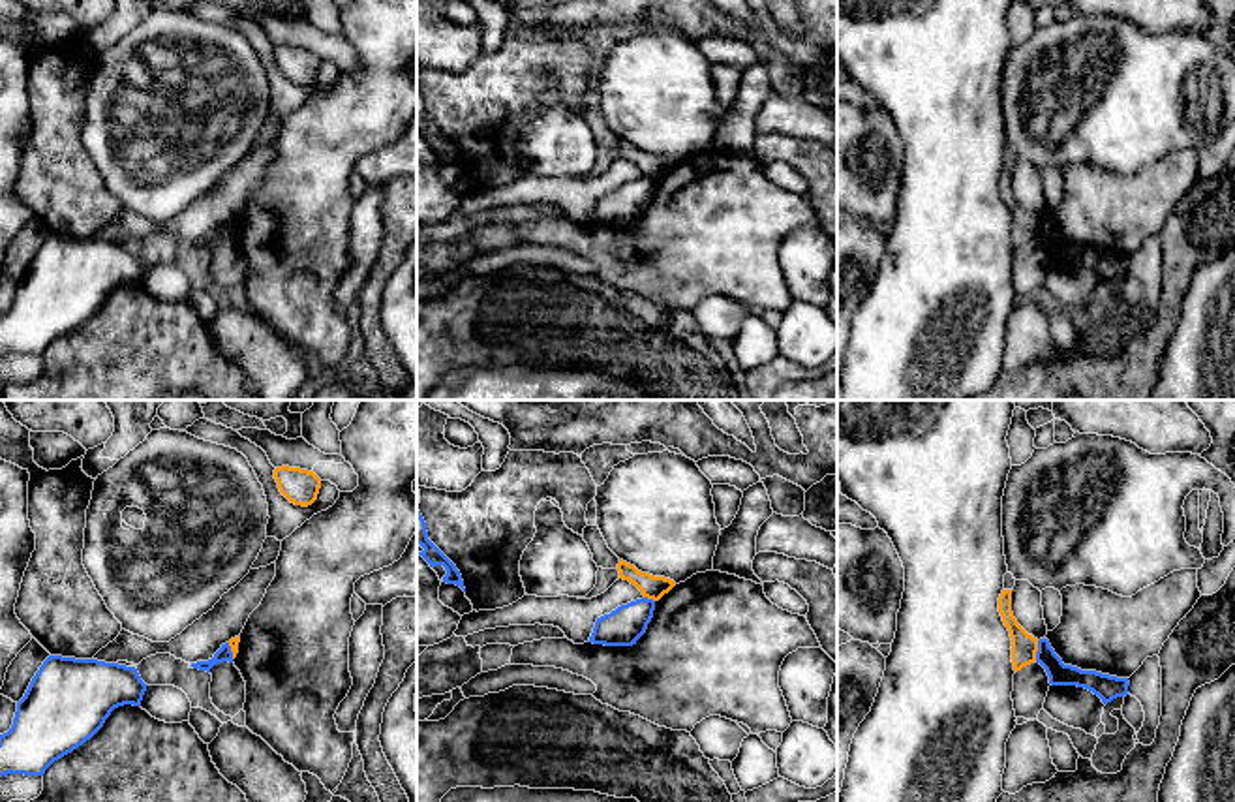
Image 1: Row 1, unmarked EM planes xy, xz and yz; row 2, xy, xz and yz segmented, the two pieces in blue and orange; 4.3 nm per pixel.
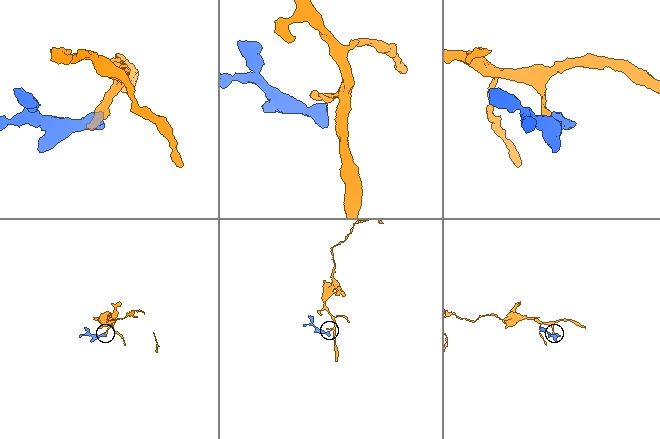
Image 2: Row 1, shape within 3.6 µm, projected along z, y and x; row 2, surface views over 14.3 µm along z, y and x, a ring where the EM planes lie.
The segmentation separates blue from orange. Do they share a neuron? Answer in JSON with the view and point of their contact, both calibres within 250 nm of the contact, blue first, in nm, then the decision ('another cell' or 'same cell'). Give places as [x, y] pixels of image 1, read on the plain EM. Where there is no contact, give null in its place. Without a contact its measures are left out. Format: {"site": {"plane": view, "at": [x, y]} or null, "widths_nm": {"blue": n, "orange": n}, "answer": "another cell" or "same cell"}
{"site": {"plane": "yz", "at": [1038, 230]}, "widths_nm": {"blue": 100, "orange": 110}, "answer": "another cell"}

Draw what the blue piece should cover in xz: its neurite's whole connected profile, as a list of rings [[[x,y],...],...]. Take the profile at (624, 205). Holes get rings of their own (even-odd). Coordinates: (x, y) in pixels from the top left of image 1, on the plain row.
[[[642,177],[597,197],[587,222],[604,225],[633,225],[653,197],[655,180]]]

